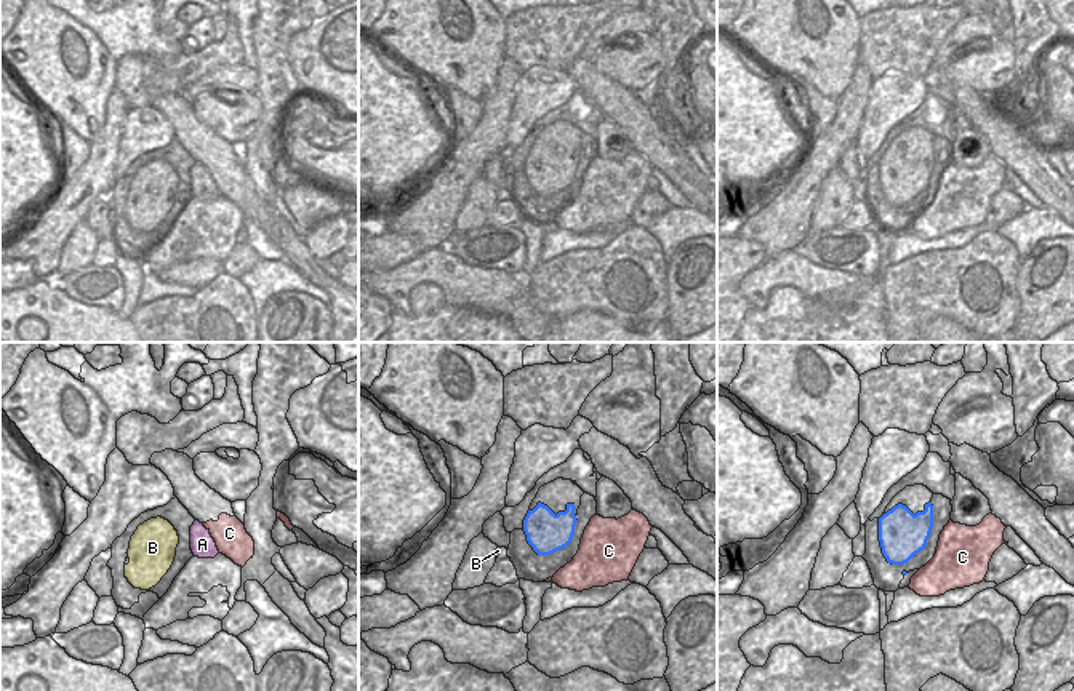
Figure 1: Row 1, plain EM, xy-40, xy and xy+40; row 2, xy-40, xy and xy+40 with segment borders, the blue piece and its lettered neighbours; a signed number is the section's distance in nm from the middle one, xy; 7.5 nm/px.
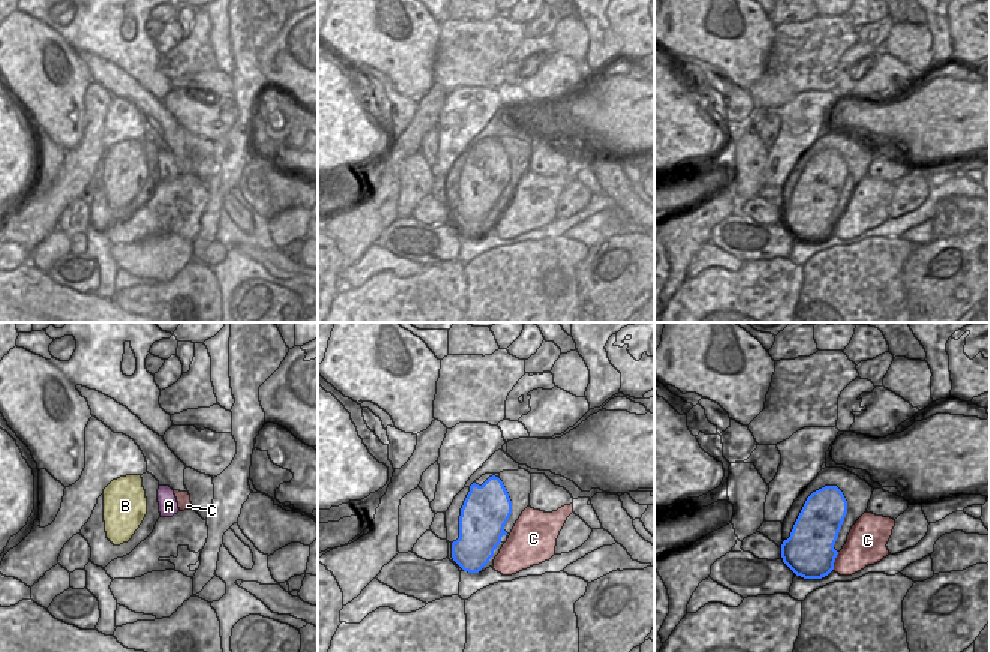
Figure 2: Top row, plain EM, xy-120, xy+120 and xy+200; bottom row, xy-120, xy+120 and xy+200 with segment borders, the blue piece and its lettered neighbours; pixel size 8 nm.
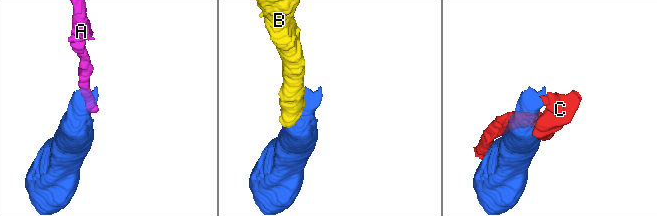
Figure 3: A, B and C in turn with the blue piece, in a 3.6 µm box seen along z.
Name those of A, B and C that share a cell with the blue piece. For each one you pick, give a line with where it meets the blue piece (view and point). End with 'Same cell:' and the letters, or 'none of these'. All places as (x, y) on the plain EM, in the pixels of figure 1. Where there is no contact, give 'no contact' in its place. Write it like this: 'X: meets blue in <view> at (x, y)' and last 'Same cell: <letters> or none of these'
B: no contact
Same cell: B

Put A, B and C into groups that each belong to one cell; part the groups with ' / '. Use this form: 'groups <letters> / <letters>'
groups A / B / C

